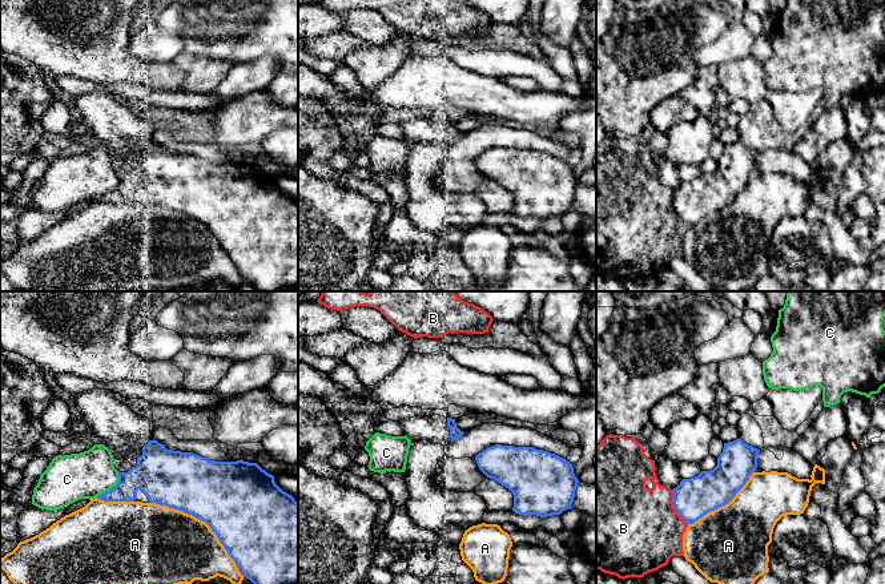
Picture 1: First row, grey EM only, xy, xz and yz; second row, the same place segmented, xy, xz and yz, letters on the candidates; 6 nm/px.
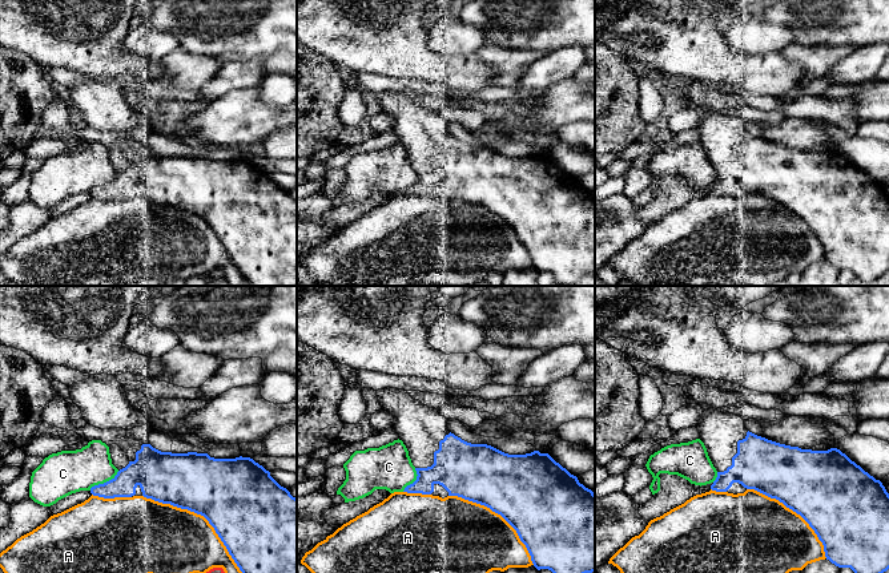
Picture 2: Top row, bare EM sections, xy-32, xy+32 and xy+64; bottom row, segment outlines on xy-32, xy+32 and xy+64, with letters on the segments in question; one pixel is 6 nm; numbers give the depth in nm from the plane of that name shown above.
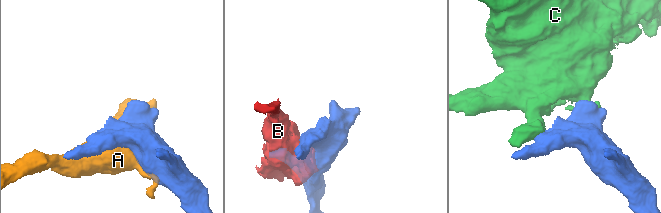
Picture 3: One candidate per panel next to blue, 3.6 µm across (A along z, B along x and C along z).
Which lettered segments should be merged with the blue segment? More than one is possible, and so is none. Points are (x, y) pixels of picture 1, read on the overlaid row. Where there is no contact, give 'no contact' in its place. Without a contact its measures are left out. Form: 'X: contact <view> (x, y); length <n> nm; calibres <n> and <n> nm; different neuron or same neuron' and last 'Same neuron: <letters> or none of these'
A: contact xy (205, 522); length 750 nm; calibres 480 and 440 nm; different neuron
B: contact yz (674, 506); length 240 nm; calibres 240 and 500 nm; different neuron
C: contact xy (113, 487); length 200 nm; calibres 220 and 280 nm; different neuron
Same neuron: none of these

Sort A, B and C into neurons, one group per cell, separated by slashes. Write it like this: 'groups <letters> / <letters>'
groups A / B / C

